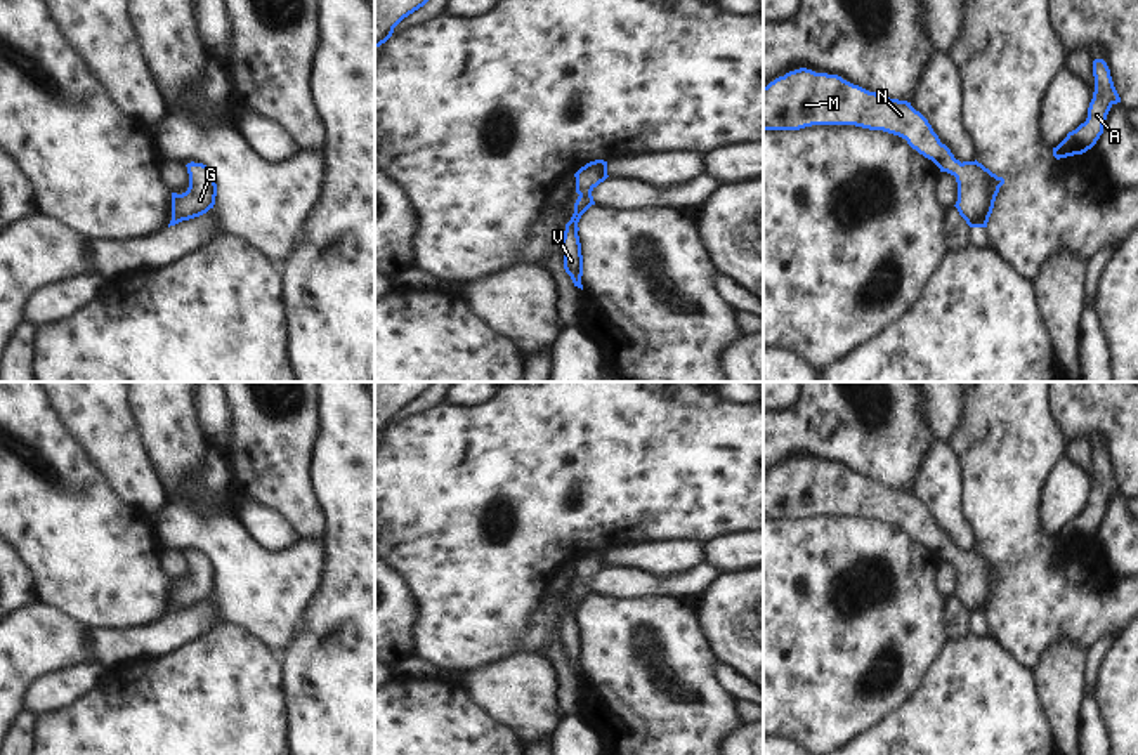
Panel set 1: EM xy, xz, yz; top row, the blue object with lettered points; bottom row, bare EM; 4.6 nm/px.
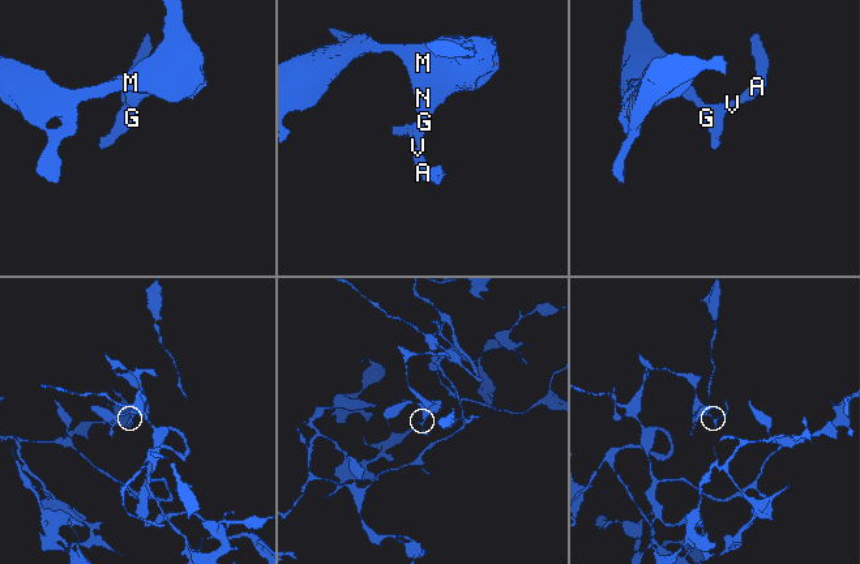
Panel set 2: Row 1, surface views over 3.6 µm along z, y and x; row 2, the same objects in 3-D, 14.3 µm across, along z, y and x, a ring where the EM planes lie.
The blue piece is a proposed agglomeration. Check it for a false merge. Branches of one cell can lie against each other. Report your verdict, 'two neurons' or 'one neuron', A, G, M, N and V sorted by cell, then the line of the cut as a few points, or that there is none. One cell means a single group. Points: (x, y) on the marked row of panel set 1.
one neuron; groups A G M N V; cut none

